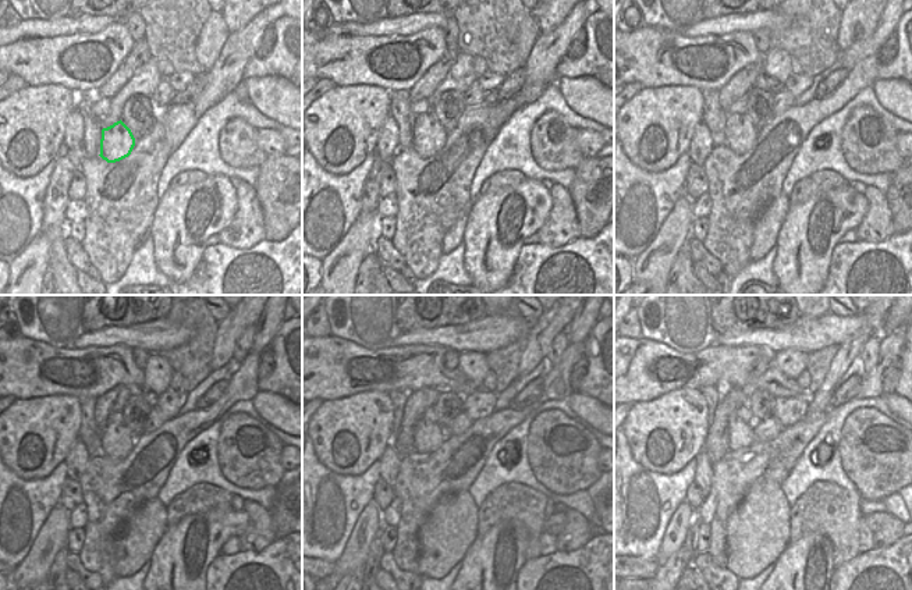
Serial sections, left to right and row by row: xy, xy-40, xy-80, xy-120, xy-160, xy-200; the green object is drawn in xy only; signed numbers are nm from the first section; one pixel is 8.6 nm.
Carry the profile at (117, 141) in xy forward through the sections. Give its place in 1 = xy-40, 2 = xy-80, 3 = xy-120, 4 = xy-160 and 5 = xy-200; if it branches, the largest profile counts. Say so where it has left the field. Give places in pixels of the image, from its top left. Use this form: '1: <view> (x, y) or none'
1: xy-40 (429, 137)
2: xy-80 (741, 134)
3: xy-120 (117, 440)
4: xy-160 (429, 436)
5: xy-200 (741, 434)

